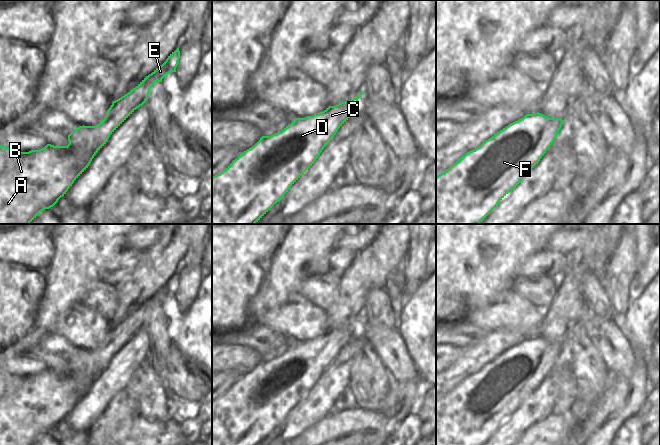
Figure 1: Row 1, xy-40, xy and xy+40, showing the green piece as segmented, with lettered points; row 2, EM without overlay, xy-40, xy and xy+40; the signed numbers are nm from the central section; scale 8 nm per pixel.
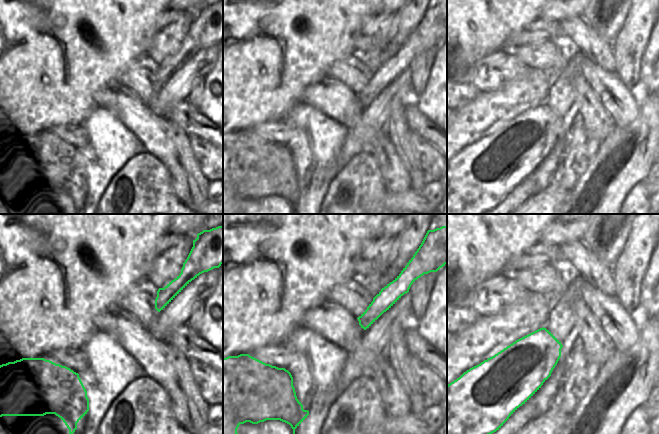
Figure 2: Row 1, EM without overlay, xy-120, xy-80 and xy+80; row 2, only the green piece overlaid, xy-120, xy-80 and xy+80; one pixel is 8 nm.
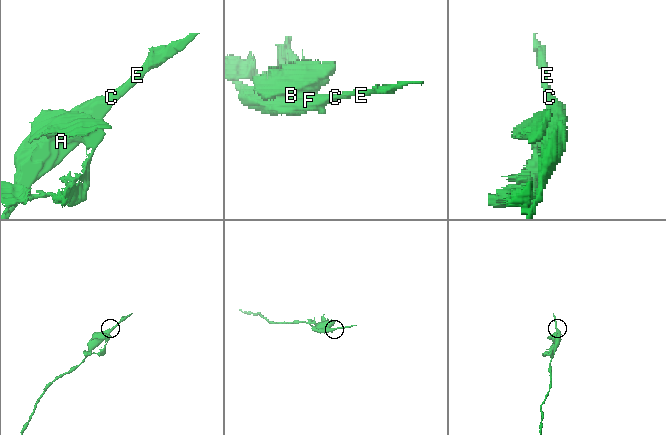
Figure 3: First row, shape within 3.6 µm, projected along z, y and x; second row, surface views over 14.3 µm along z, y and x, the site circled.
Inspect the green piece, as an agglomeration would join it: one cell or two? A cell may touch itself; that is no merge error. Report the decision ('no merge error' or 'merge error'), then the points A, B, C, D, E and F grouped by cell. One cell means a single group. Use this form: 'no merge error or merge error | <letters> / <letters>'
merge error | A C D E F / B

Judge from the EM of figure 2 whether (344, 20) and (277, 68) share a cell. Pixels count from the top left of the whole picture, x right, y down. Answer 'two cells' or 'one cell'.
one cell

